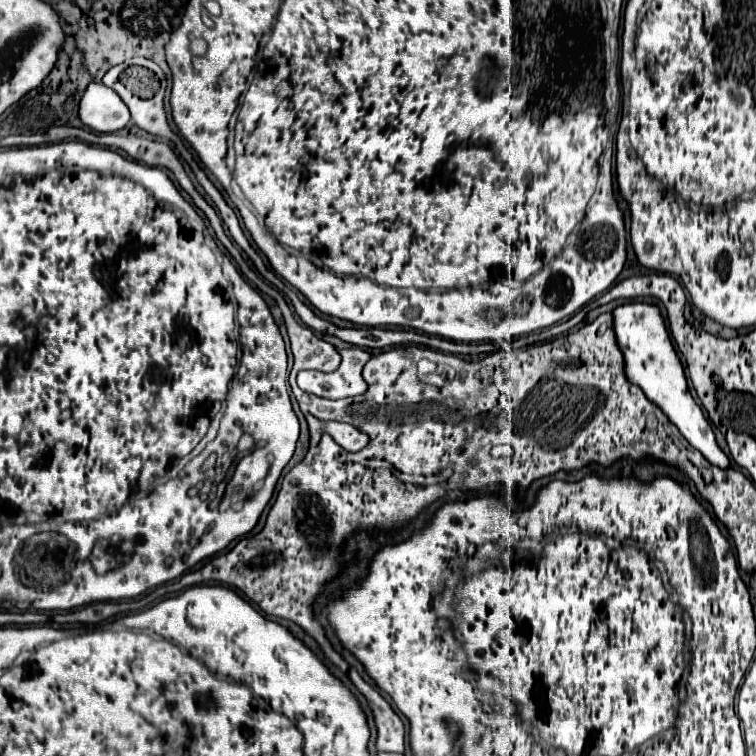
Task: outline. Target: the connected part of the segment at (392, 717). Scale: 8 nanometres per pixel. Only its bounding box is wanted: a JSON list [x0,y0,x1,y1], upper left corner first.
[347,669,405,753]

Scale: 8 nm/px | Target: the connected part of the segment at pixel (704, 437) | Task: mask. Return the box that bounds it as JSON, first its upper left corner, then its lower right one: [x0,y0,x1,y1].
[613,303,731,469]

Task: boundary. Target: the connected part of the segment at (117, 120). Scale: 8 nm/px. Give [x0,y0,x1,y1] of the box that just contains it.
[79,83,129,133]

